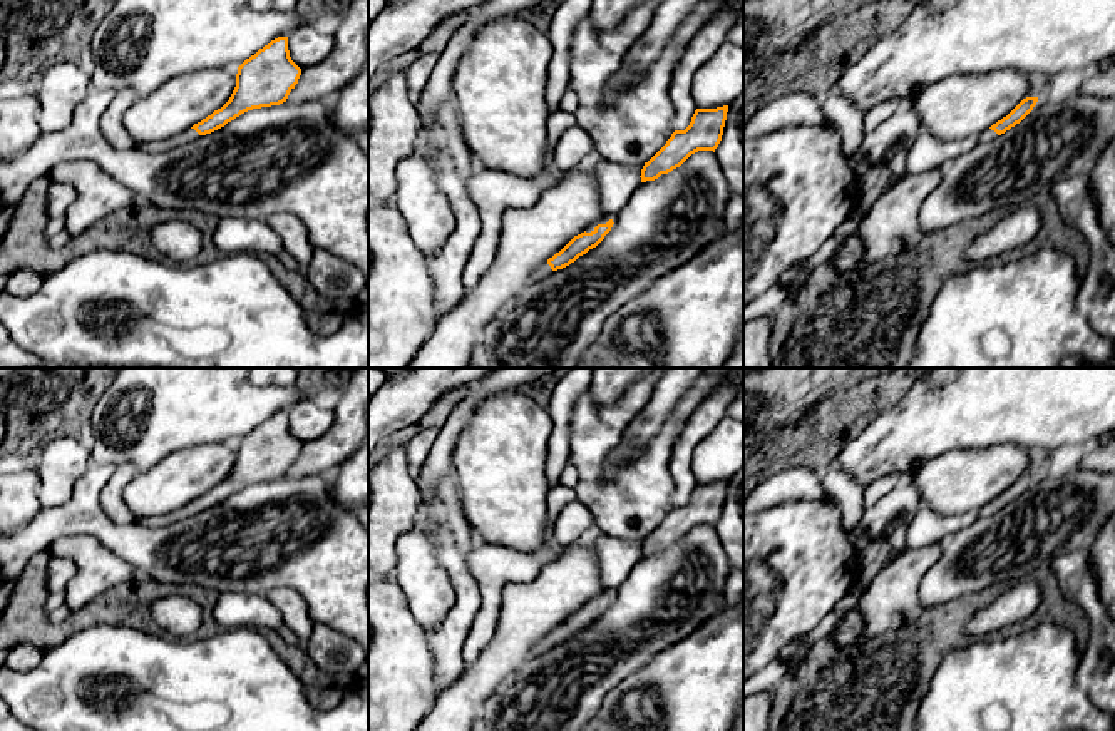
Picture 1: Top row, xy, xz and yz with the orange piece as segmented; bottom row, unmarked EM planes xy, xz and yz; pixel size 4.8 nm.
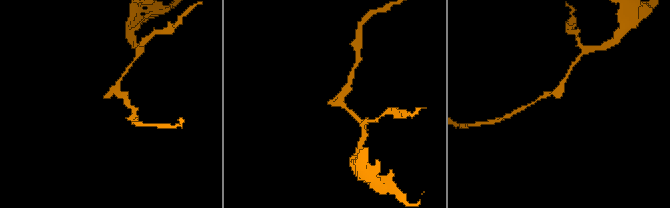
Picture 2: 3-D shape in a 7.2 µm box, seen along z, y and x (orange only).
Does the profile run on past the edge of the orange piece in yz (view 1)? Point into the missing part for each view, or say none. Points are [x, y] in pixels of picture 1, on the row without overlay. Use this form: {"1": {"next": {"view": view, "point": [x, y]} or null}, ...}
{"1": {"next": null}}

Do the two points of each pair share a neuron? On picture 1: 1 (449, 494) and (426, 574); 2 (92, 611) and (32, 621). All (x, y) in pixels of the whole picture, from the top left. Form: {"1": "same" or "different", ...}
{"1": "different", "2": "same"}

